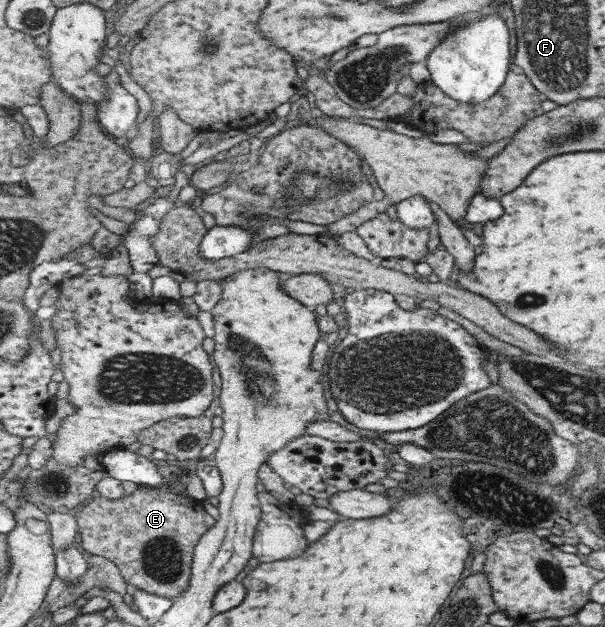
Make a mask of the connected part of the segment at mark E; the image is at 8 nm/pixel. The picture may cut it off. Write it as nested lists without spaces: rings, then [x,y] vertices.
[[[160,486],[141,487],[120,500],[108,501],[103,496],[92,500],[80,508],[75,517],[80,526],[79,546],[88,555],[100,555],[110,559],[121,570],[128,585],[144,589],[146,593],[156,593],[160,597],[176,599],[184,593],[192,577],[195,547],[205,533],[216,524],[216,519],[204,509],[201,501],[195,501],[186,494],[176,494]]]

